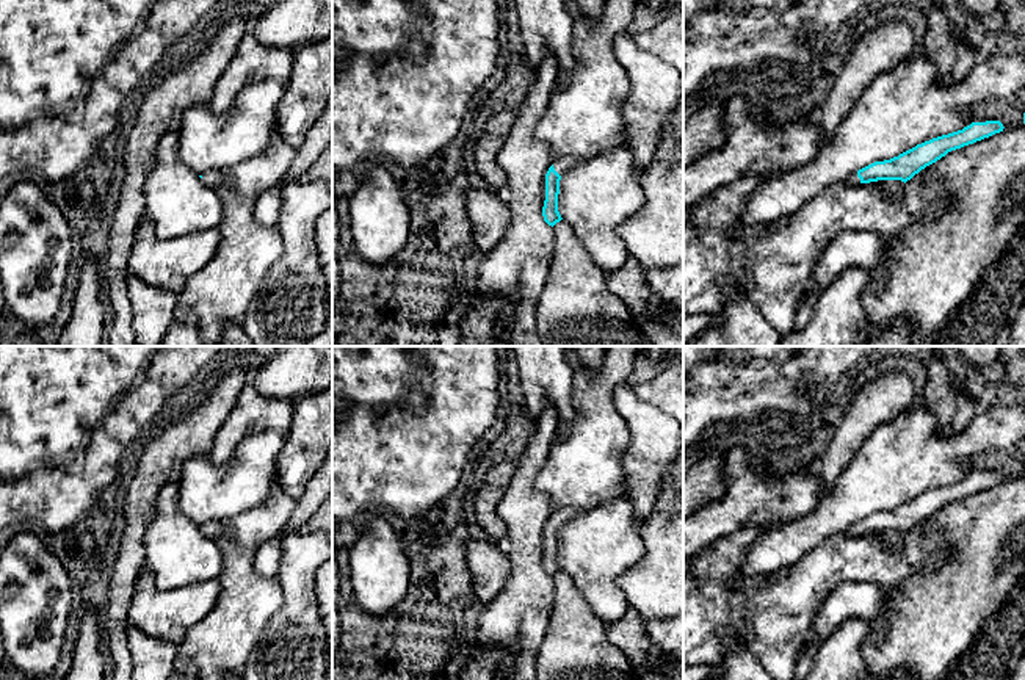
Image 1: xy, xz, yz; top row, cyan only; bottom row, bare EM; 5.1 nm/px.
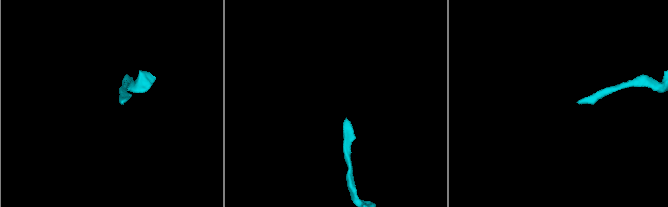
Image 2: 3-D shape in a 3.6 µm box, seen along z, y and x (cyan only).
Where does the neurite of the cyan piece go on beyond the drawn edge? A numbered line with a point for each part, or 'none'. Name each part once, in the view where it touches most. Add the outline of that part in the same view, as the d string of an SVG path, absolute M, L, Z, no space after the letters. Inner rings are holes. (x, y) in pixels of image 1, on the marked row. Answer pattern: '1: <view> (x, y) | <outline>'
1: xz (561, 165) | M563 157L553 161L553 168L555 171L563 175L566 174L570 168L577 166L583 163L583 160L578 160L575 157Z

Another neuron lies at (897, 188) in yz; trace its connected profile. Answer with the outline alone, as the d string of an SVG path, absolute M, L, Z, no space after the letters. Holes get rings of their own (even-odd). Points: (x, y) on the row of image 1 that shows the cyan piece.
M878 180L870 182L871 186L878 188L884 194L890 194L892 197L901 197L906 193L906 183L901 180Z

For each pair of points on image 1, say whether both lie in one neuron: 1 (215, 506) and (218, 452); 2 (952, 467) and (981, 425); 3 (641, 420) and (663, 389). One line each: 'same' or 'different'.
1: different
2: same
3: different

